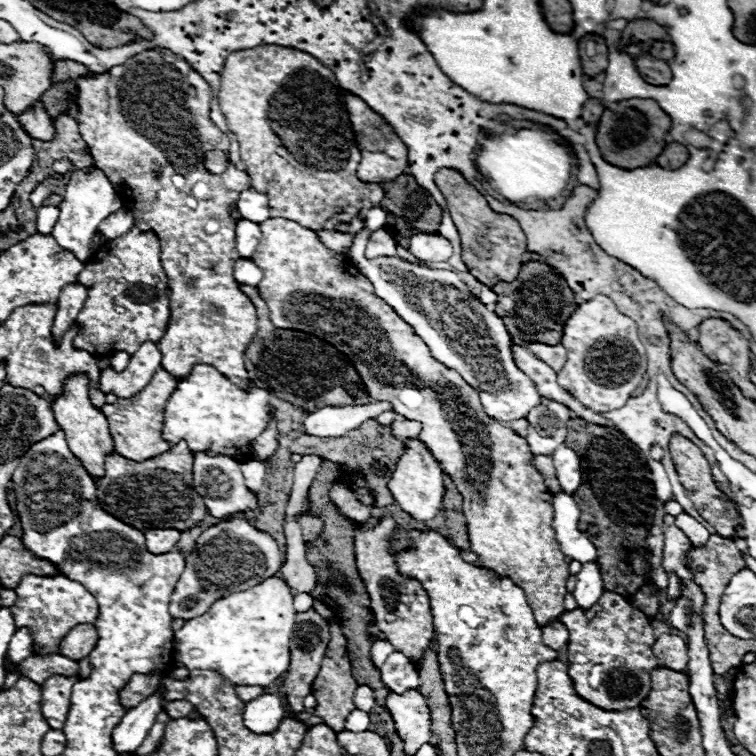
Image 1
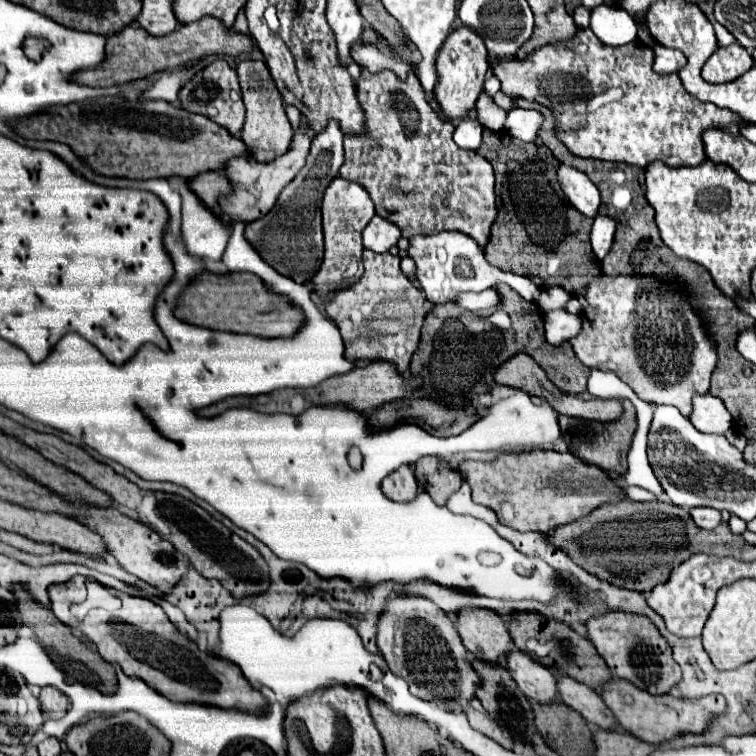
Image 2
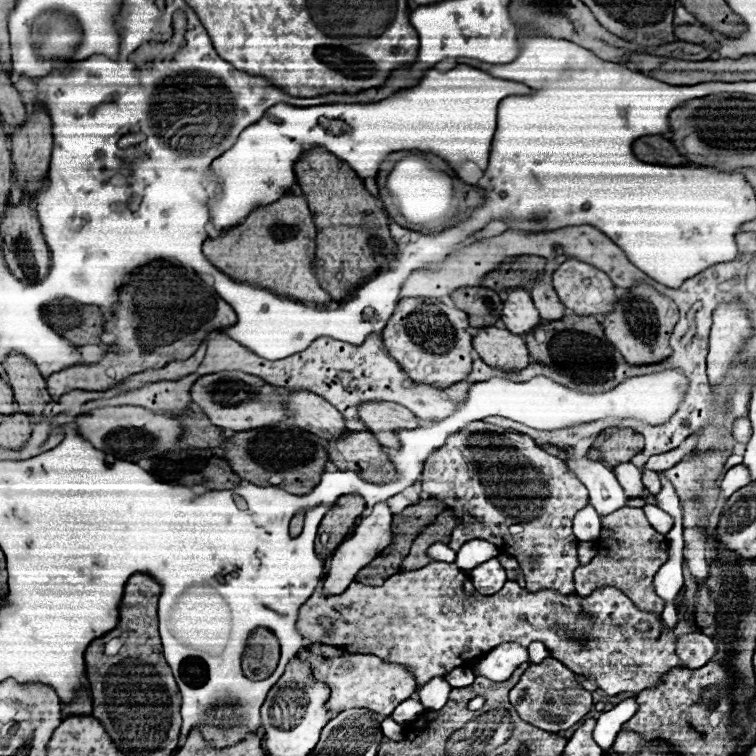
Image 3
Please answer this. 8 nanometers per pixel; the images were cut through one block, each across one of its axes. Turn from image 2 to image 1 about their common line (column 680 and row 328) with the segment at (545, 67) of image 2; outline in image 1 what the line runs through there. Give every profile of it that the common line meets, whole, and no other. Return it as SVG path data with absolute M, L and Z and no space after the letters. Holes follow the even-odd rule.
M136 226L128 230L128 234L108 240L108 244L100 246L92 260L84 266L78 274L78 282L88 288L88 298L76 318L80 324L80 334L74 338L74 346L98 356L112 356L114 352L126 350L134 354L142 342L158 342L168 326L170 320L170 306L168 306L168 278L164 274L160 260L160 240L152 230L144 232Z

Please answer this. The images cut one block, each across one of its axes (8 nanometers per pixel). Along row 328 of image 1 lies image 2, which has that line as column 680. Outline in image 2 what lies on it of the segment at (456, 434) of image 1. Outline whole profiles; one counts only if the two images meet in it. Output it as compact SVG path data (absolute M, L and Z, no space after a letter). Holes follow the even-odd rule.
M602 274L602 276L596 276L594 280L592 280L592 284L588 284L588 288L586 288L586 308L582 310L582 314L580 314L580 318L582 318L582 332L576 336L576 338L572 338L570 340L570 344L572 344L572 348L574 348L574 352L576 352L576 356L580 358L580 362L582 364L586 364L588 368L598 368L598 370L610 370L610 372L614 372L620 380L624 380L642 400L646 400L646 402L652 402L652 404L672 404L672 406L676 406L680 412L682 412L682 416L690 416L692 414L692 396L694 394L706 394L708 392L708 388L710 388L710 376L712 376L712 370L716 368L716 346L714 346L714 340L712 340L712 336L706 332L706 326L704 326L704 320L692 310L692 306L690 306L690 300L688 300L688 296L682 292L682 290L676 290L674 288L674 284L664 284L664 282L660 282L658 278L654 278L654 276L606 276L606 274Z

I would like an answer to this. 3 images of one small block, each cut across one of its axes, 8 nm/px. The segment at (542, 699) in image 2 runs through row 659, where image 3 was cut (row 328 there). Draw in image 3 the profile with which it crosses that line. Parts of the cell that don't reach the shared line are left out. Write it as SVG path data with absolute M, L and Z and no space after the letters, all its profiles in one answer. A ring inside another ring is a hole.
M508 290L500 320L512 334L526 334L540 324L538 310L532 304L528 290Z

